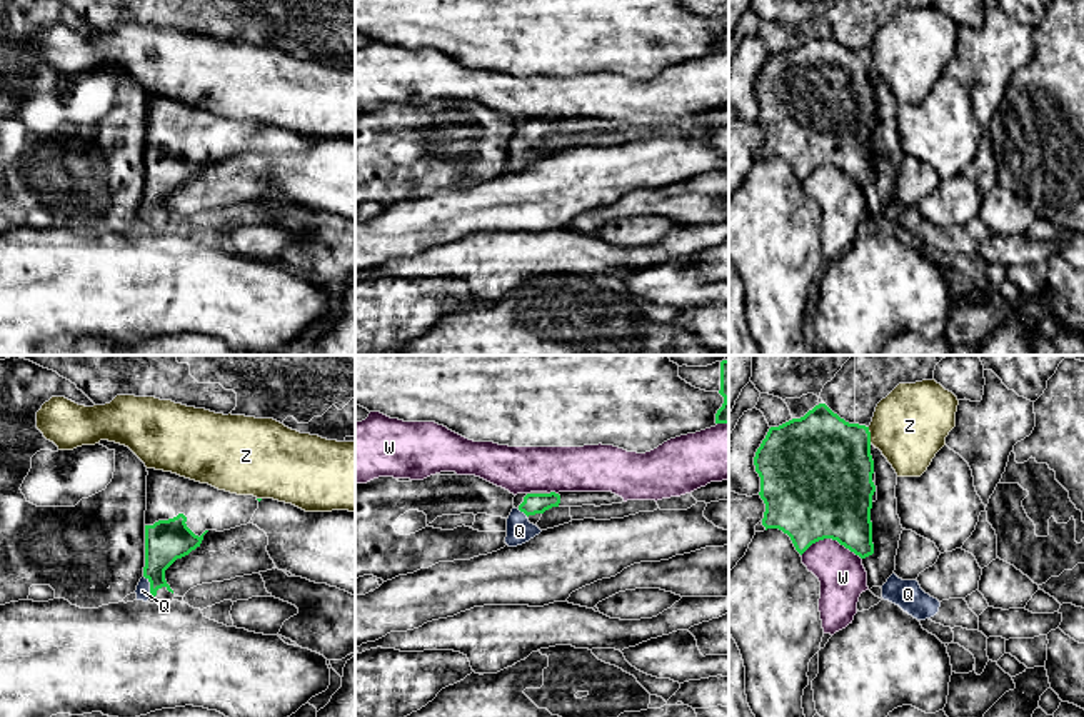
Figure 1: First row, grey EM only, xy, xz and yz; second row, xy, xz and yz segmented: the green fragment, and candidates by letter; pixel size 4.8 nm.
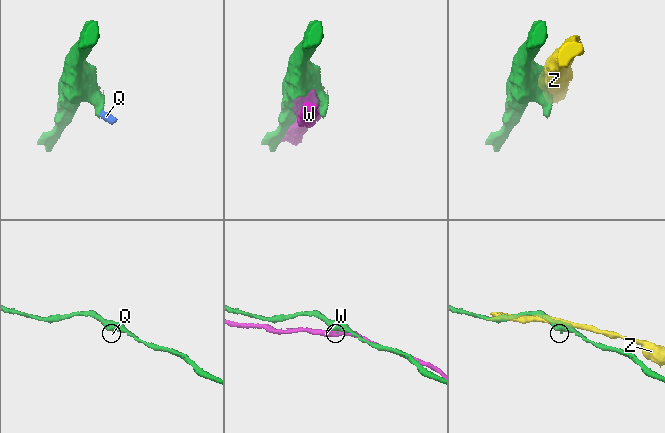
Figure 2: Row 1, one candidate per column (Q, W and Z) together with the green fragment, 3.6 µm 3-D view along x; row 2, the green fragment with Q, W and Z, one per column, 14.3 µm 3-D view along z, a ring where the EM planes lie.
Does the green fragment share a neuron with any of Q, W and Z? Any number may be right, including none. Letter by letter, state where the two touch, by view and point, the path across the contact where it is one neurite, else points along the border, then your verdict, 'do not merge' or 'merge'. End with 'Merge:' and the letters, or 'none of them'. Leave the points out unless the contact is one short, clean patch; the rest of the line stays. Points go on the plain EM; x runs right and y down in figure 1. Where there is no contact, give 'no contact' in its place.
Q: meets green in xy at (150, 212); runs through xy (165, 167), (150, 212), (142, 217); merge
W: meets green in yz at (831, 164); do not merge
Z: meets green in yz at (869, 62); do not merge
Merge: Q

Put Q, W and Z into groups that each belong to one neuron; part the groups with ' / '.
Q / W / Z

